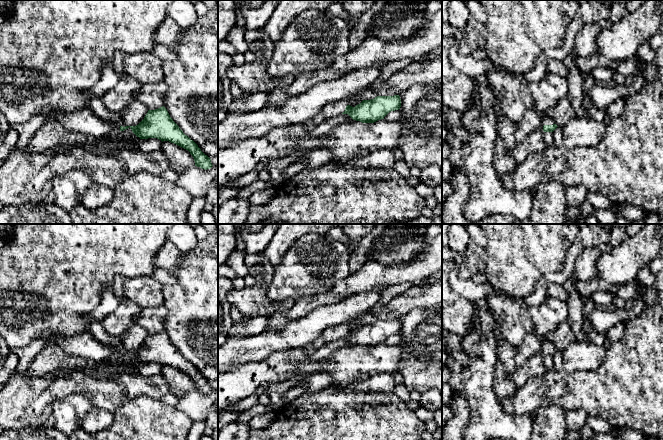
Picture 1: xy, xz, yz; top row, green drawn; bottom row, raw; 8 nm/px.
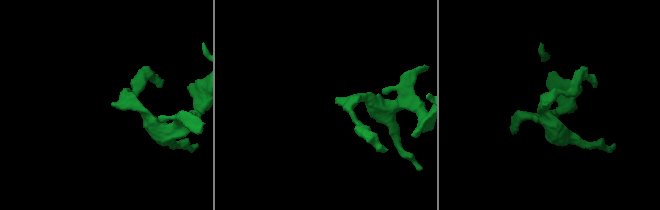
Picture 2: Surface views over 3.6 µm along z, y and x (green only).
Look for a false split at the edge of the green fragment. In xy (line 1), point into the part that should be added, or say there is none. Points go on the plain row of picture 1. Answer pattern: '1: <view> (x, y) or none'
1: xy (97, 330)

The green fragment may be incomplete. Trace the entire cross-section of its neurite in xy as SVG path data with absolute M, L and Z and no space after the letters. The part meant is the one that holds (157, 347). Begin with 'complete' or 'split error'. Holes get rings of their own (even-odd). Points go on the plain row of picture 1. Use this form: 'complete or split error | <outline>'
split error | M100 322L90 323L88 331L97 341L110 346L118 355L124 355L130 351L140 363L157 362L162 366L169 365L188 374L194 382L195 390L205 394L213 390L211 383L183 357L164 330L155 334L148 334L144 343L136 350L126 350L121 338L109 335Z

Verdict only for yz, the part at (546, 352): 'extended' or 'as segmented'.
extended

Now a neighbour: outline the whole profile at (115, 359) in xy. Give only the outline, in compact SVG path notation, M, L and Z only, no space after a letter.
M114 353L110 358L101 361L100 363L98 363L98 365L115 366L115 365L118 365L120 362L121 362L120 355L118 355L117 353Z

